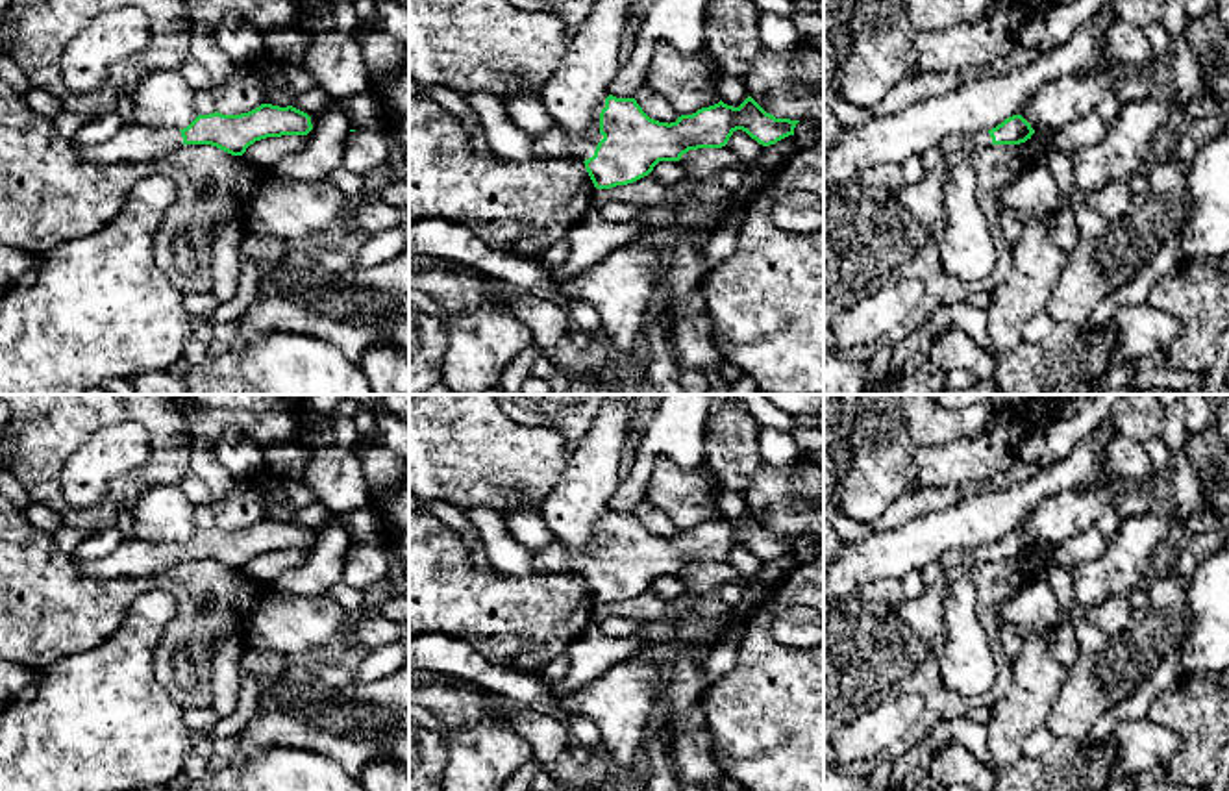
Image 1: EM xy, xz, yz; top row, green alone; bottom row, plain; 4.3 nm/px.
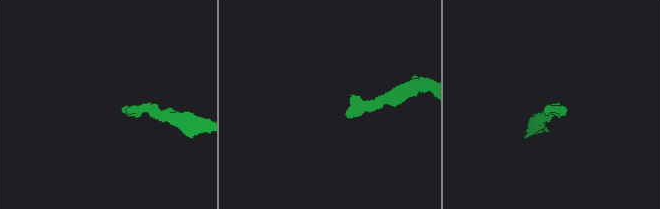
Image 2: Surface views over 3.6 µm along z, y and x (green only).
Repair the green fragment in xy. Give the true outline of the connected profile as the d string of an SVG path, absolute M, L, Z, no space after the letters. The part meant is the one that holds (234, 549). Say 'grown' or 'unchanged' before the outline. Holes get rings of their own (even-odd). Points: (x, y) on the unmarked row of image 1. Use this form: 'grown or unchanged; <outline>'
grown; M261 519L241 530L218 526L198 530L183 545L154 545L137 537L122 541L106 558L80 563L80 571L96 580L154 578L181 559L211 559L231 571L242 571L250 559L267 552L307 550L311 532L292 521Z

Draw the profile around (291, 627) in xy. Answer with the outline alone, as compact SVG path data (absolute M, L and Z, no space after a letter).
M272 587L252 615L242 641L285 661L309 661L348 622L350 615L328 595L305 598Z

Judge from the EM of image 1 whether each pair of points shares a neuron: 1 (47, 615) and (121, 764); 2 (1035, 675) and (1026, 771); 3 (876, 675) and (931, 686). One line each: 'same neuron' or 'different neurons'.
1: different neurons
2: different neurons
3: same neuron

